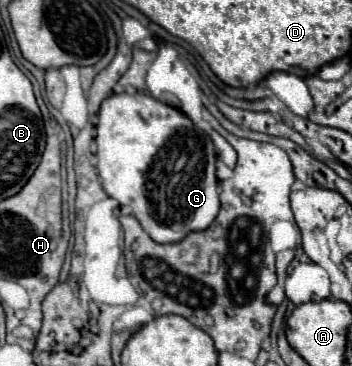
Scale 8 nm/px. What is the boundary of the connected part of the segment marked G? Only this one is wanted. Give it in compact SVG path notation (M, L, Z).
M112 93L106 97L98 111L96 125L96 169L102 181L104 191L114 197L120 205L132 207L132 215L140 221L144 231L156 243L180 241L190 231L206 229L218 209L218 179L216 179L216 153L208 141L194 141L196 127L194 123L178 109L160 103L148 93Z

